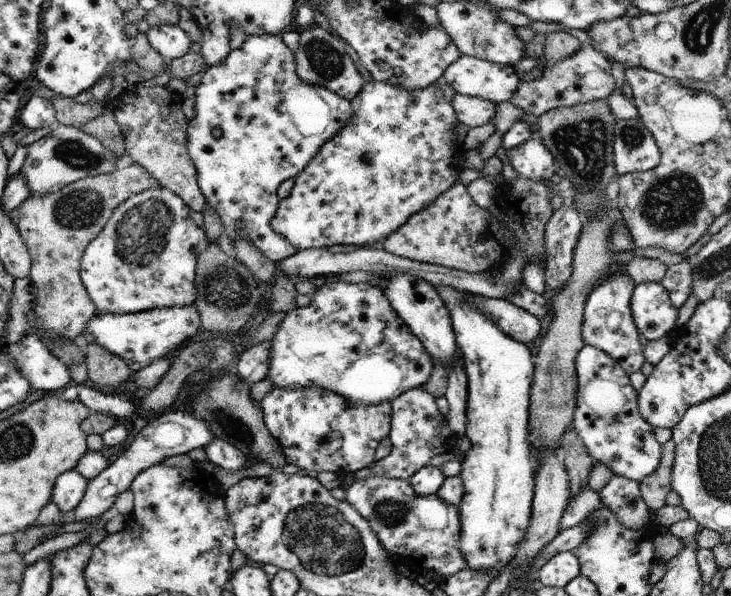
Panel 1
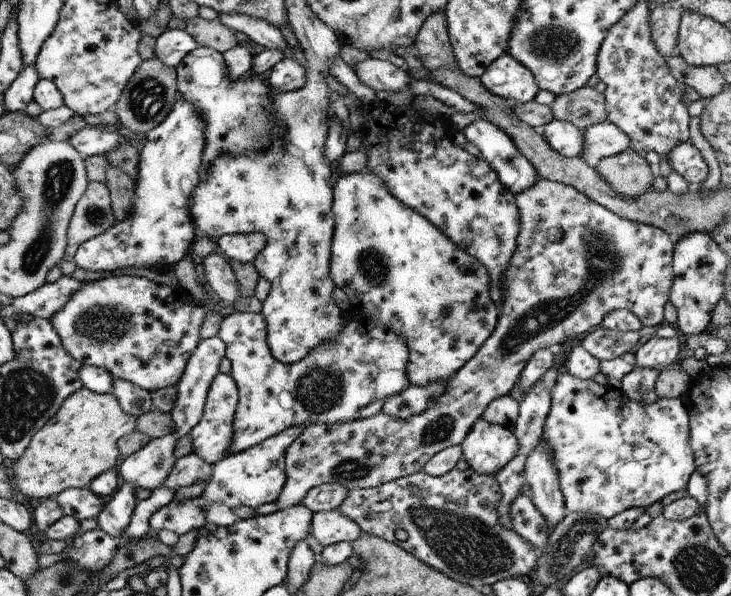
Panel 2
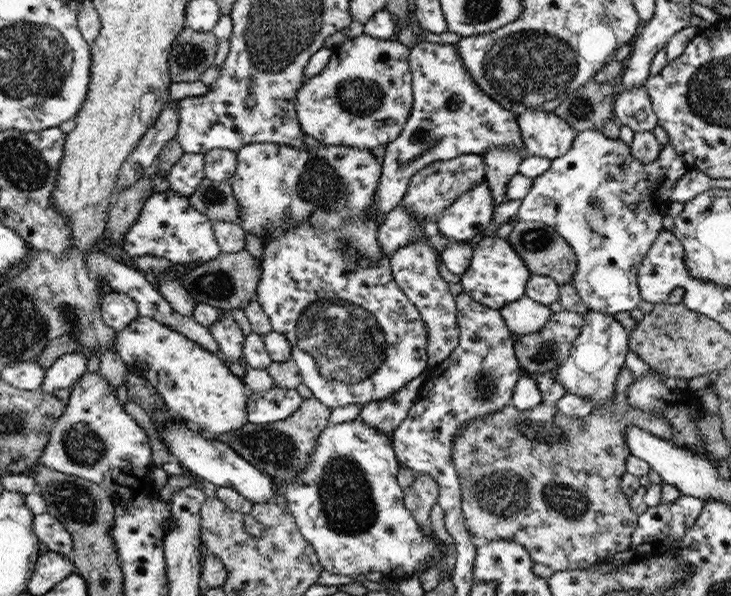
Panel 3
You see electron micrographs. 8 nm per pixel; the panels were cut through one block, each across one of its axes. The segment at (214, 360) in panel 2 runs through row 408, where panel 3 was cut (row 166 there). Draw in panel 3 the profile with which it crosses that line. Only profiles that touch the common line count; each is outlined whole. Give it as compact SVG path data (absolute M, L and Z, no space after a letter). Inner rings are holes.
M184 153L178 164L174 164L166 174L170 189L188 198L194 194L204 176L205 156L191 153Z

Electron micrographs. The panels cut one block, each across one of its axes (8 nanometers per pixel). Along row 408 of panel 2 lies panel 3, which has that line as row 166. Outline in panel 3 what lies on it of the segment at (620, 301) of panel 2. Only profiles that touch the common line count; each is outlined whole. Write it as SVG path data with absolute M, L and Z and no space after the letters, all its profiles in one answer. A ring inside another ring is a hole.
M462 154L452 160L438 160L418 171L410 180L406 196L399 206L413 214L423 226L433 222L437 224L439 217L449 208L462 194L474 190L476 184L487 180L485 178L486 163L483 156L478 154Z

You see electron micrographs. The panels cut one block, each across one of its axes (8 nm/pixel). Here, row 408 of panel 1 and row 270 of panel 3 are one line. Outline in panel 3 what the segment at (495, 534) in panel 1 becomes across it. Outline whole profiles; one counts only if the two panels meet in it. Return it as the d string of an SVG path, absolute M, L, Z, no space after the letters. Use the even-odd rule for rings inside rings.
M492 230L476 241L473 250L470 267L460 276L464 293L494 310L500 310L525 295L526 285L532 274L522 258L514 253L507 239L496 237Z

